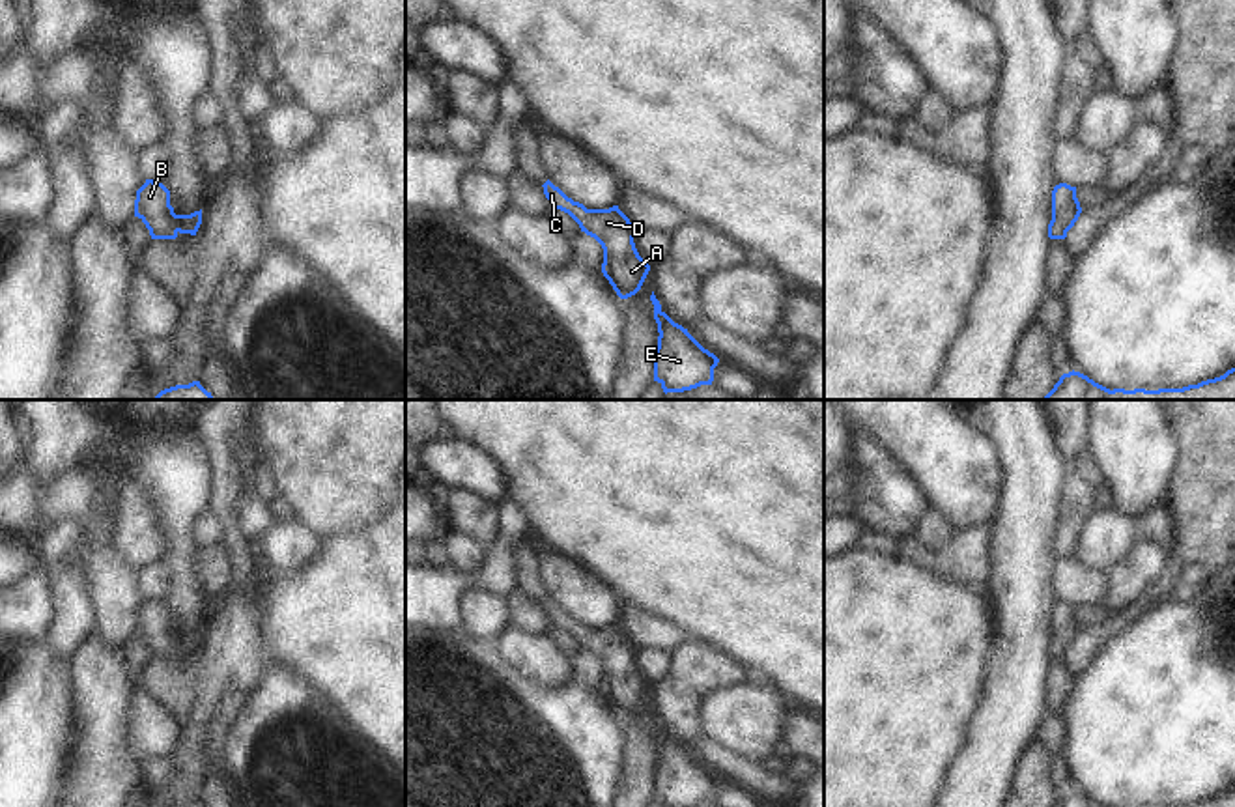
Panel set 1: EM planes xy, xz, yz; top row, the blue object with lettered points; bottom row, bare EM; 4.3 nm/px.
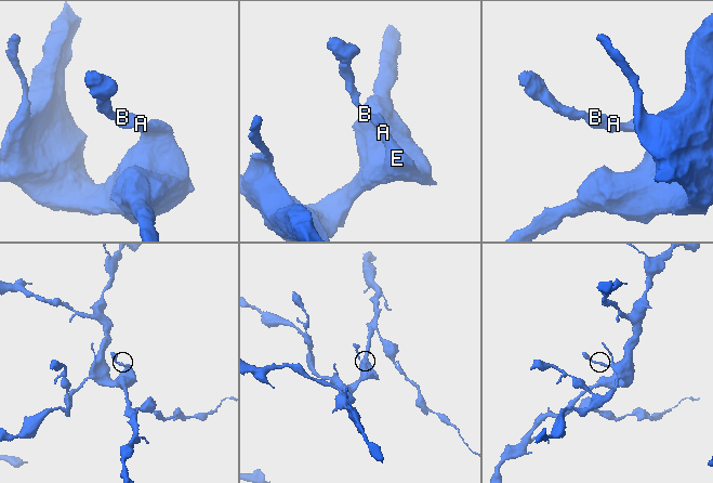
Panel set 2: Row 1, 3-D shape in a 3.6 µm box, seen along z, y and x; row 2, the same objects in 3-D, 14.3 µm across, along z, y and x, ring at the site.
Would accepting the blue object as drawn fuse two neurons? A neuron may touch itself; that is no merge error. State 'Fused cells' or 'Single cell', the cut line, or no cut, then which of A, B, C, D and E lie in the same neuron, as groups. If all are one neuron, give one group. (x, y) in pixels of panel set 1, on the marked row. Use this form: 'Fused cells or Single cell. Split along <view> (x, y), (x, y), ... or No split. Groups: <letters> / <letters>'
Single cell. No split. Groups: A B C D E

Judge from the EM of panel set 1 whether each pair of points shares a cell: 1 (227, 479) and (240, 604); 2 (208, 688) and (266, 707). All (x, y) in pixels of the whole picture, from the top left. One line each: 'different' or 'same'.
1: same
2: different

